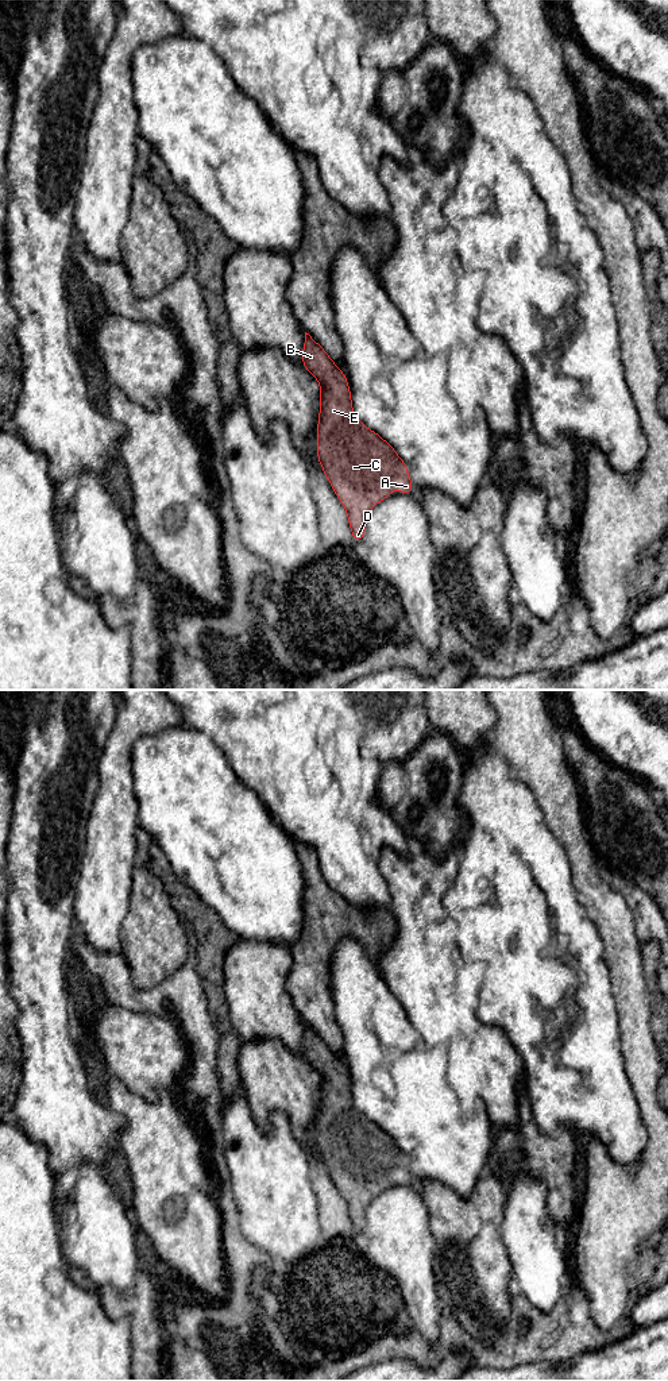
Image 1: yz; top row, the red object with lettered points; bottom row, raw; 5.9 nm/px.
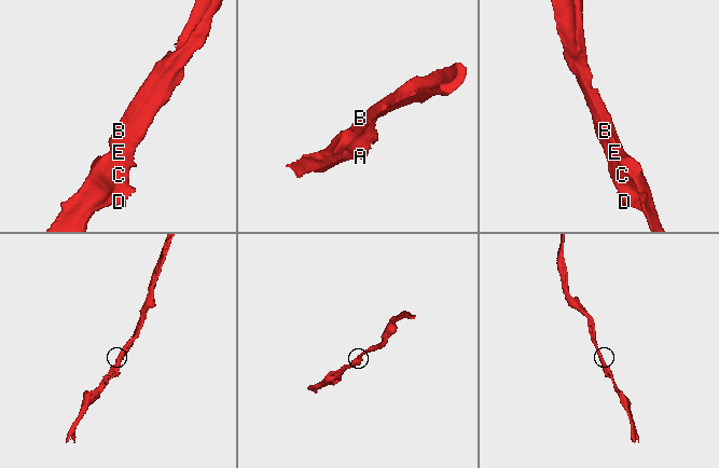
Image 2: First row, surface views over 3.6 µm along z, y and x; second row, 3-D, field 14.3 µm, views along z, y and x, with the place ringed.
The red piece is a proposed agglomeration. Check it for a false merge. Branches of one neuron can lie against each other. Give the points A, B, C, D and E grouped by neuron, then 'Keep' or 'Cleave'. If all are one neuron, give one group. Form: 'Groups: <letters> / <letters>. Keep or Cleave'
Groups: A B C D E. Keep

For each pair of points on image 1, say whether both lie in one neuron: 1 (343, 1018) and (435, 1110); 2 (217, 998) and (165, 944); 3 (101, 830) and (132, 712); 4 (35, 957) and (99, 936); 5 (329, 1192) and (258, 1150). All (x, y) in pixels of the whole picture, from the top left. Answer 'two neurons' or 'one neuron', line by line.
1: one neuron
2: two neurons
3: one neuron
4: two neurons
5: two neurons

